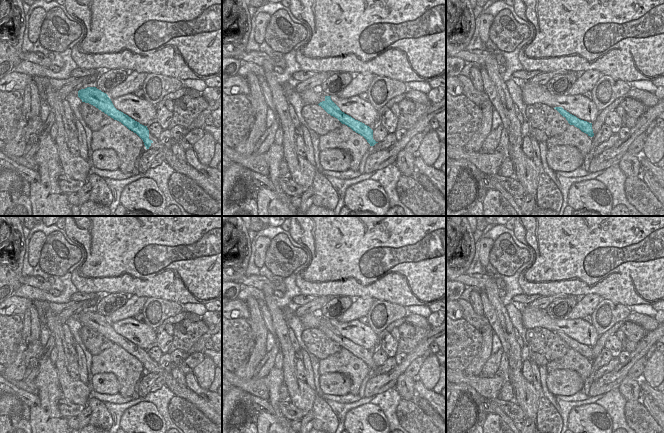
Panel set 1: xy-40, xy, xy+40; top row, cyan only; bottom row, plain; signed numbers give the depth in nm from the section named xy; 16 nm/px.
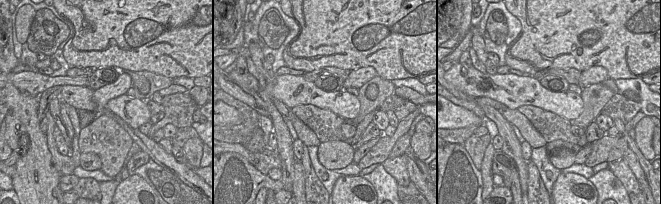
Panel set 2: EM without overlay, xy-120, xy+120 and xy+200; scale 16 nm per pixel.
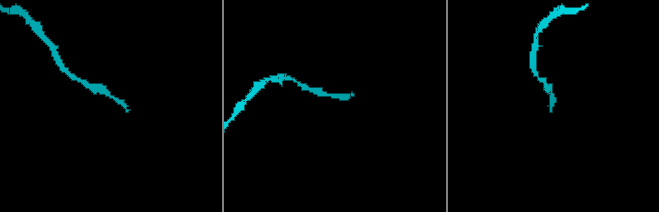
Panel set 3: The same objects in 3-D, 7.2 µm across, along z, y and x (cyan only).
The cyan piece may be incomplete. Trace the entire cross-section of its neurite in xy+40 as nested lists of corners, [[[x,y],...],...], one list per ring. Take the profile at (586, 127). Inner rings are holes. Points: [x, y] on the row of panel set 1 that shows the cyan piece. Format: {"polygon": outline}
{"polygon": [[[555,107],[554,109],[556,109],[563,117],[565,117],[570,125],[574,125],[590,137],[594,136],[592,123],[577,118],[576,116],[564,110],[562,107]]]}

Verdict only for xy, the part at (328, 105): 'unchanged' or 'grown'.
unchanged

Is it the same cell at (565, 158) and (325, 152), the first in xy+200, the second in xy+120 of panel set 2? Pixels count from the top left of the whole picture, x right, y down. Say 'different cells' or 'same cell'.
same cell

